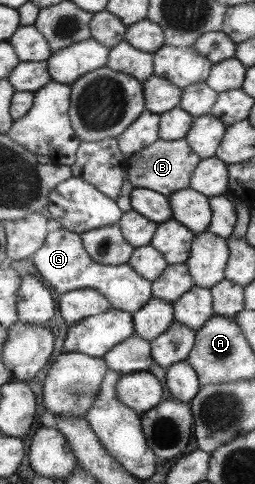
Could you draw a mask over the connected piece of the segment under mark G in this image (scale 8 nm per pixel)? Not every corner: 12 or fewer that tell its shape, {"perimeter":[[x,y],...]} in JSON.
{"perimeter":[[47,233],[33,265],[56,293],[95,289],[112,309],[142,308],[151,283],[90,259],[78,234]]}

